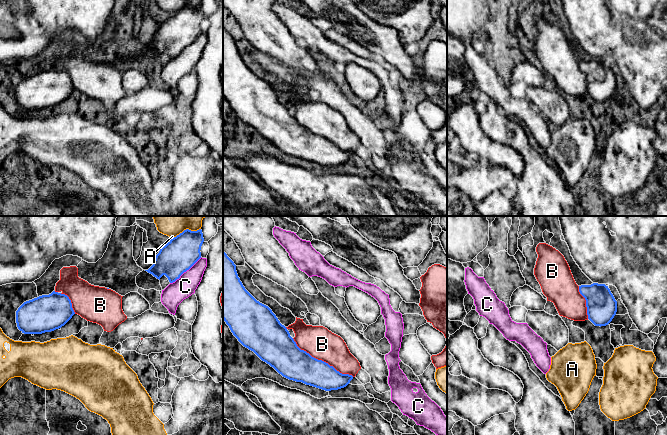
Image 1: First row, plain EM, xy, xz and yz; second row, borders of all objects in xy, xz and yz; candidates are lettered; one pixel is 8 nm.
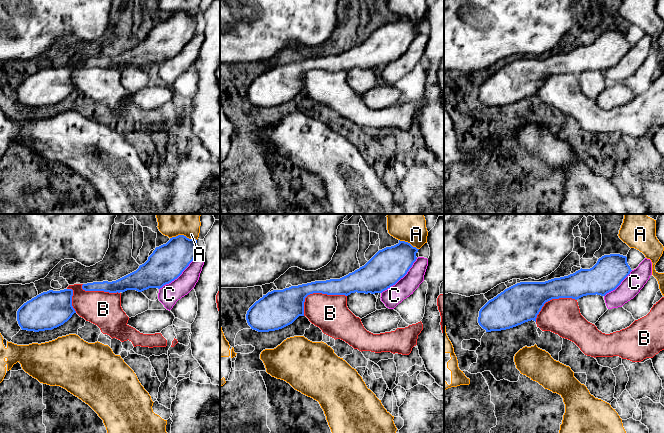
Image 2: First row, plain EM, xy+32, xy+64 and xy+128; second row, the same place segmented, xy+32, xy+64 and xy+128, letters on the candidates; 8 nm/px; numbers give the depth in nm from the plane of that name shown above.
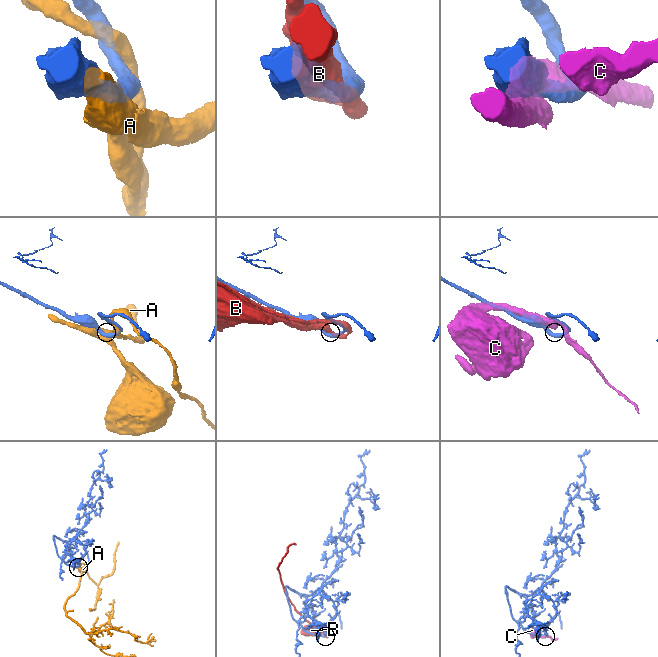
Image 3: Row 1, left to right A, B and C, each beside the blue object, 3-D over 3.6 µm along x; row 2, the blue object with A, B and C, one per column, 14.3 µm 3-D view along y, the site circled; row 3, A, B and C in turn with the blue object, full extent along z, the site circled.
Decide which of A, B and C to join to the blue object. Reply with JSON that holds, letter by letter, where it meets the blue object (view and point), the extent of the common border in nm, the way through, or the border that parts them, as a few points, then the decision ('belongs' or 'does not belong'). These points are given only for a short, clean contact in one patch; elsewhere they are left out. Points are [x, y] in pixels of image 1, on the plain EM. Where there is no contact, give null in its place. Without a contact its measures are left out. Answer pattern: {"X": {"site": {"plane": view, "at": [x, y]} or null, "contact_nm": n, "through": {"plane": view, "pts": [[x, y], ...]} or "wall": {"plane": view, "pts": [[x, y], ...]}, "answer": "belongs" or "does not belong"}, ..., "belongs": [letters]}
{"A": {"site": {"plane": "xy", "at": [186, 5]}, "contact_nm": 240, "answer": "does not belong"}, "B": {"site": {"plane": "xz", "at": [321, 136]}, "contact_nm": 600, "answer": "does not belong"}, "C": {"site": {"plane": "xy", "at": [185, 47]}, "contact_nm": 340, "answer": "does not belong"}, "belongs": []}

